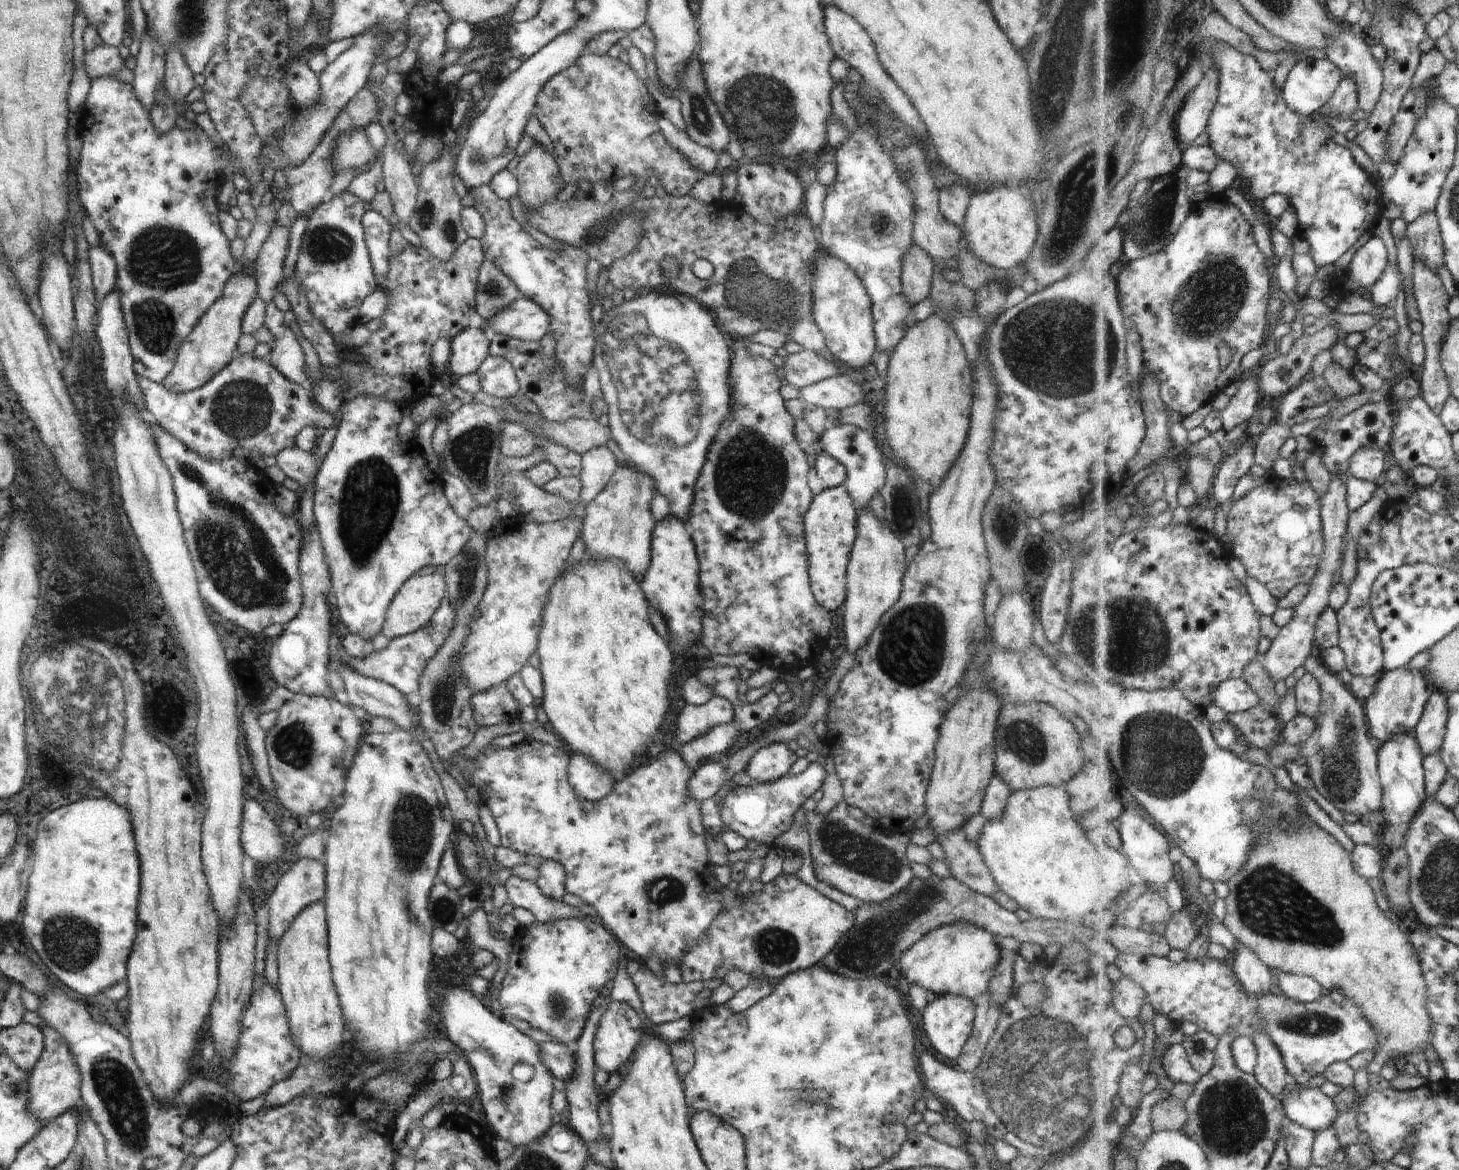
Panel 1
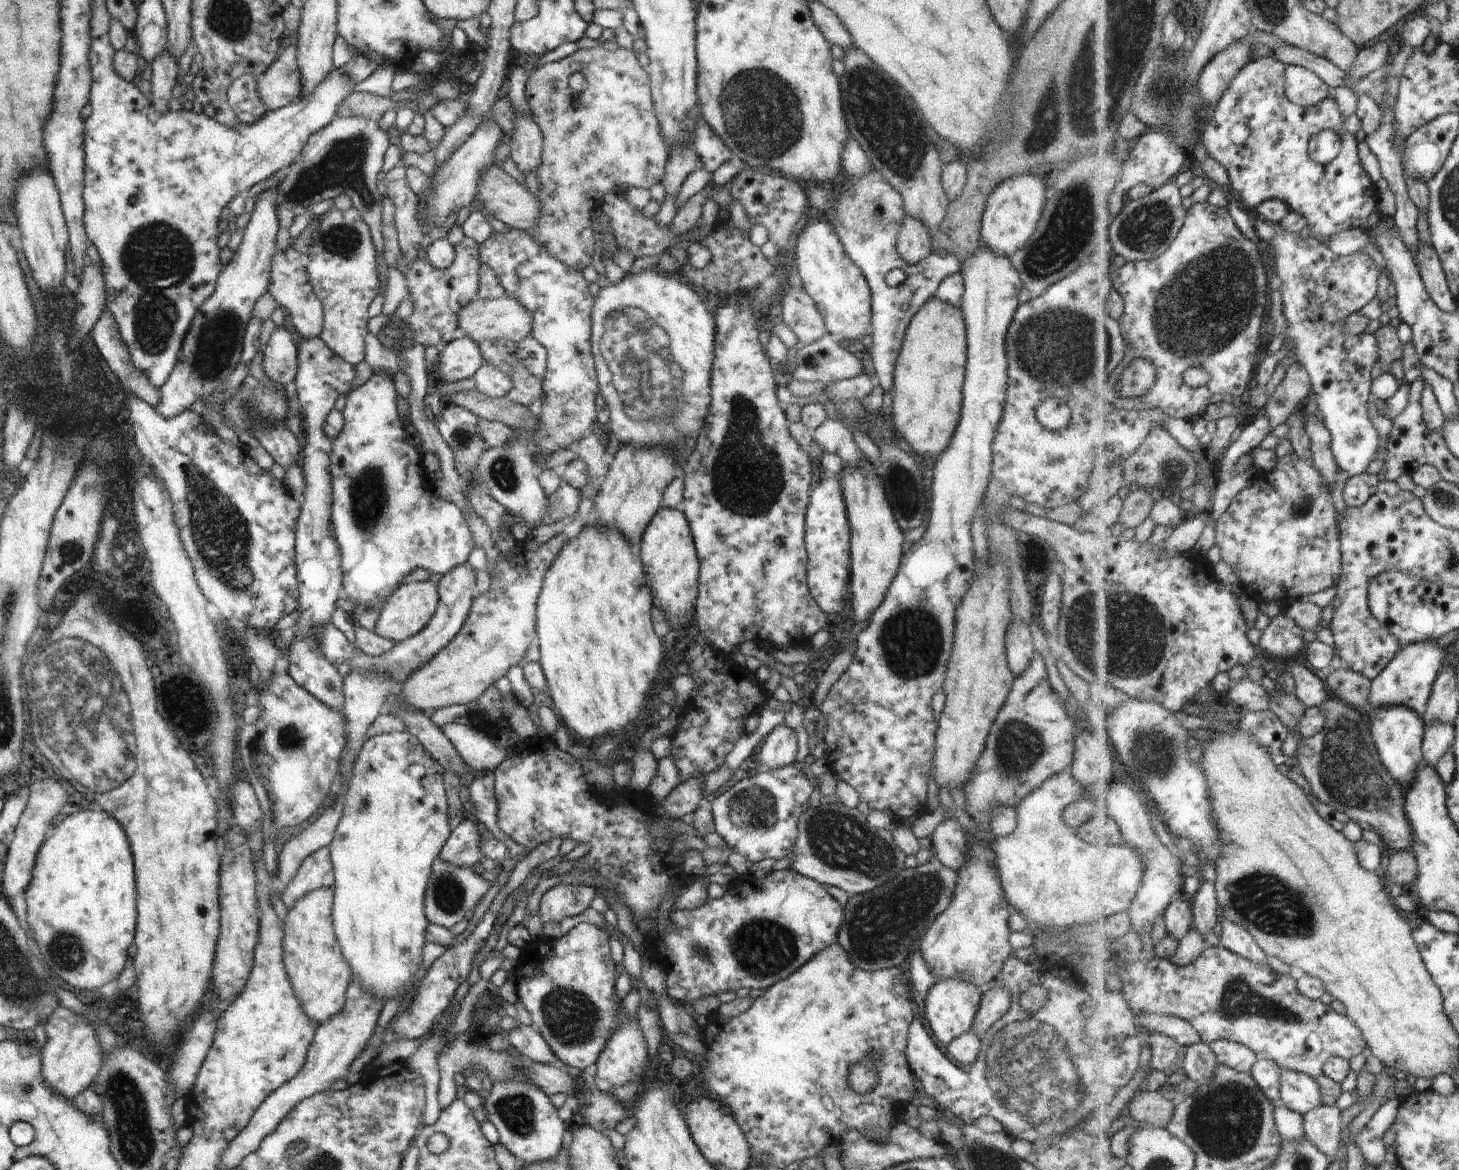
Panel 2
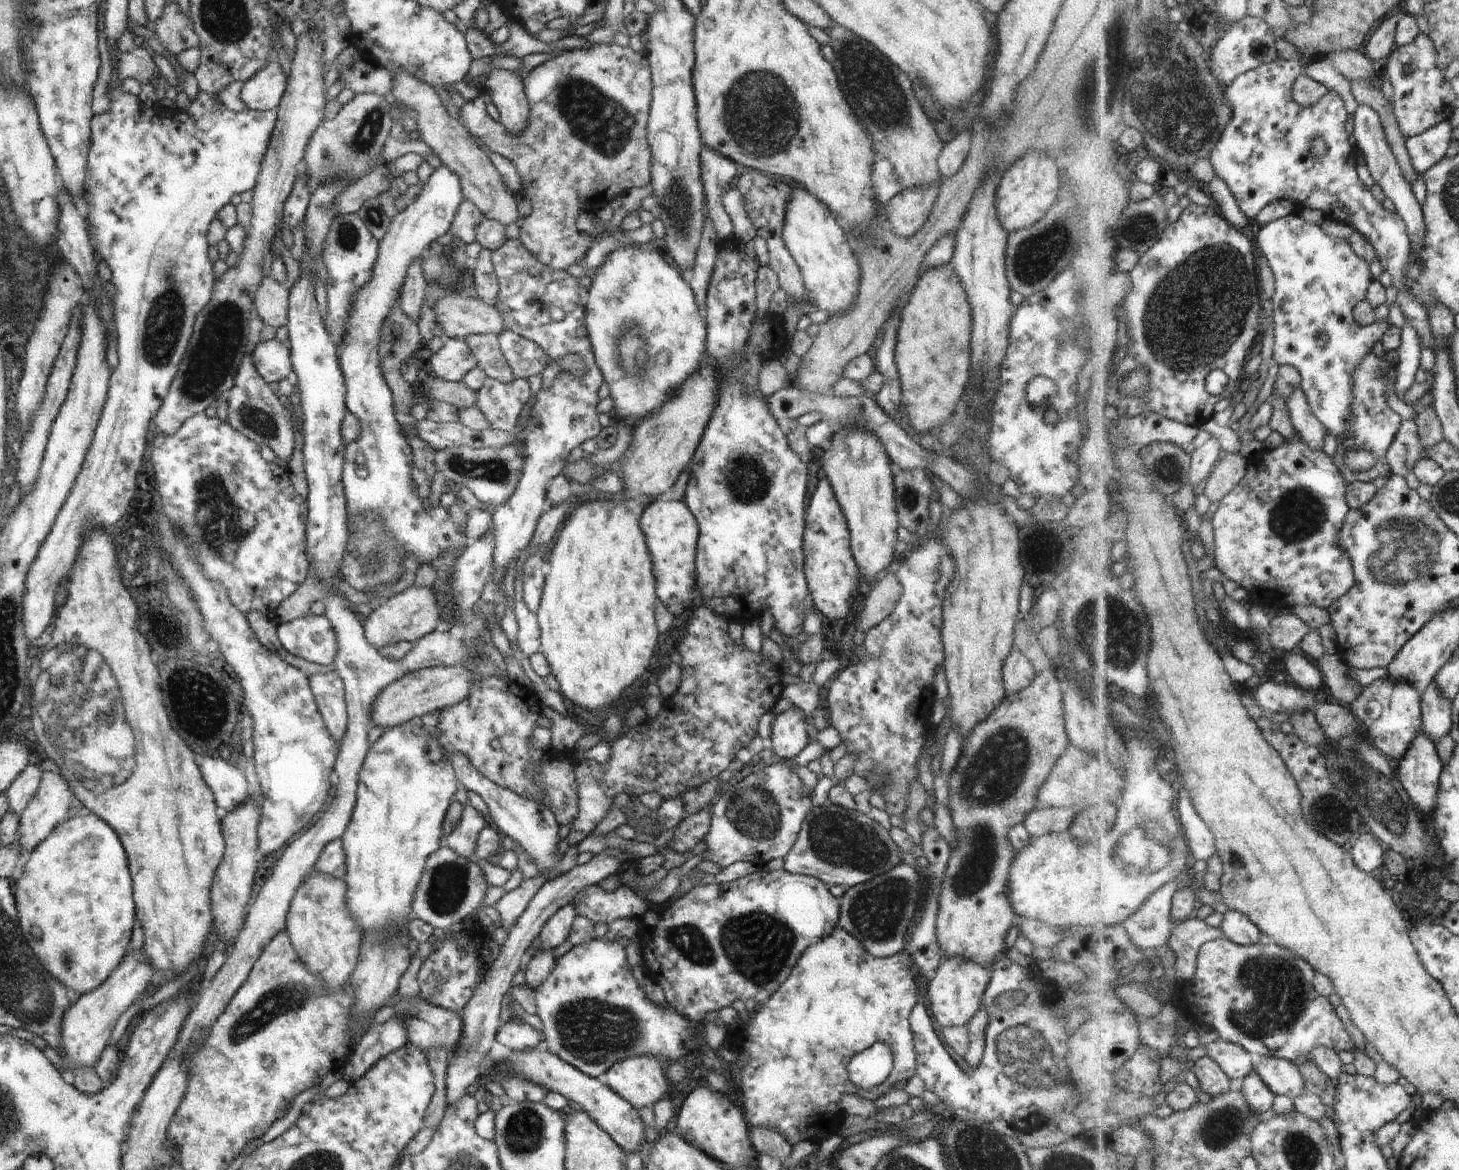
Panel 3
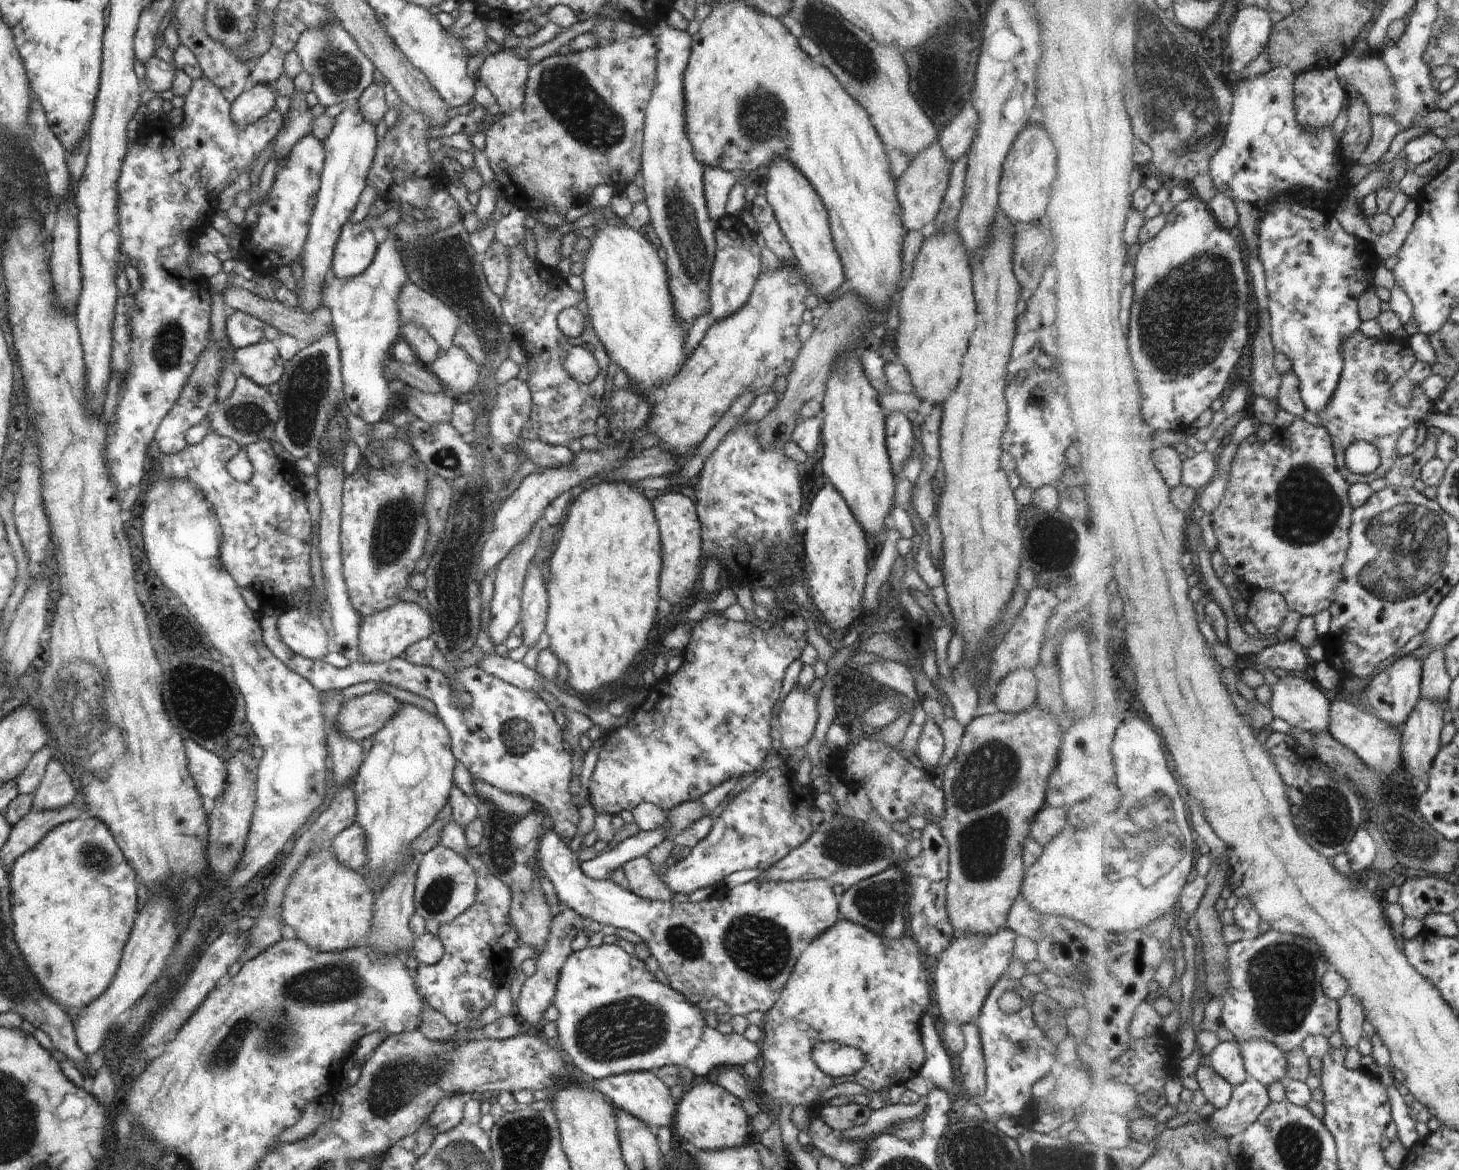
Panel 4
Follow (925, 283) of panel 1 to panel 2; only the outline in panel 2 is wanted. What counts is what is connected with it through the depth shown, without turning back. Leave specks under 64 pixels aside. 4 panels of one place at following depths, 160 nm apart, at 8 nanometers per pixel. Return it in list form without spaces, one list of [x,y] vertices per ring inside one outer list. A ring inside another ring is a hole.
[[[906,214],[897,232],[896,248],[898,254],[910,264],[916,264],[931,252],[931,234],[920,219]]]

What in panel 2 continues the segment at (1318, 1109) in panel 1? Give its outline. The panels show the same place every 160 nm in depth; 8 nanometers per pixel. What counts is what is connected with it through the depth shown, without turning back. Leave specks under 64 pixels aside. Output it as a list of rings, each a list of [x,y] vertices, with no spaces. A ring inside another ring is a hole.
[[[1285,1069],[1282,1079],[1281,1103],[1304,1116],[1323,1102],[1322,1089],[1309,1074]]]

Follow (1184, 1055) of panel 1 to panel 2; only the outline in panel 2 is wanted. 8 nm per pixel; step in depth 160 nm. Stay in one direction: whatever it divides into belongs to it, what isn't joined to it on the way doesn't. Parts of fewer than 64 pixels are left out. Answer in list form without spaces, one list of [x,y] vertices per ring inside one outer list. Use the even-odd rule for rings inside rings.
[[[1152,1032],[1149,1040],[1153,1052],[1152,1068],[1169,1071],[1170,1075],[1177,1071],[1182,1072],[1183,1069],[1178,1068],[1178,1062],[1176,1062],[1182,1046],[1178,1044],[1176,1038],[1163,1033]]]

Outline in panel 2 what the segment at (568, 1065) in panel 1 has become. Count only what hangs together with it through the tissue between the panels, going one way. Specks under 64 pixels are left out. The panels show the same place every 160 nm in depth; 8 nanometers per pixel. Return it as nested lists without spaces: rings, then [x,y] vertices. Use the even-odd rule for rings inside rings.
[[[520,1025],[519,1028],[510,1028],[509,1043],[522,1056],[534,1063],[545,1065],[558,1062],[557,1056],[549,1049],[544,1037],[530,1025]]]

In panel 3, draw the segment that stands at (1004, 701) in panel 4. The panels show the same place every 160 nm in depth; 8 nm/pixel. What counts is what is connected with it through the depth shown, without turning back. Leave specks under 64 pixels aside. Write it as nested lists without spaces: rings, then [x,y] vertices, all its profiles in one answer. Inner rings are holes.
[[[1015,647],[1006,658],[1001,674],[1005,697],[1025,690],[1037,676],[1030,662]]]

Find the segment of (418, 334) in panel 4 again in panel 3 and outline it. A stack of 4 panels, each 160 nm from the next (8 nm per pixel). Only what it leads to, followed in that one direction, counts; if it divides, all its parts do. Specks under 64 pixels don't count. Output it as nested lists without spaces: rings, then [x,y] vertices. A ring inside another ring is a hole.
[[[418,258],[411,262],[399,295],[401,312],[408,316],[408,319],[412,320],[414,324],[419,322],[423,301],[431,292],[429,284],[423,278],[422,261],[421,258]]]

